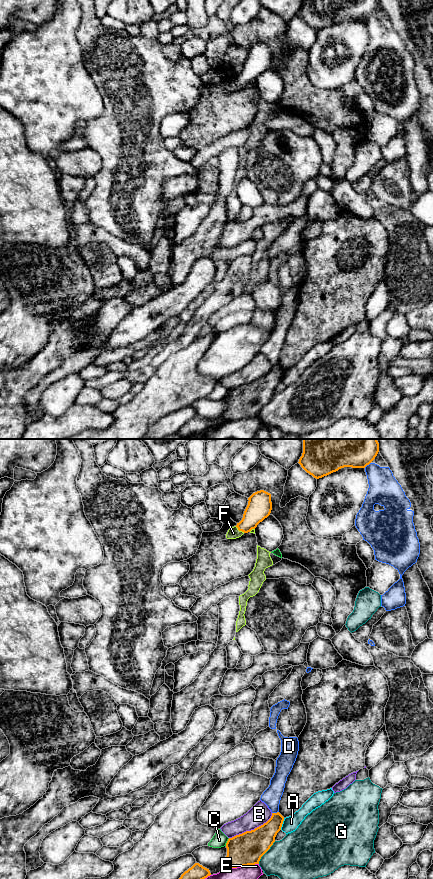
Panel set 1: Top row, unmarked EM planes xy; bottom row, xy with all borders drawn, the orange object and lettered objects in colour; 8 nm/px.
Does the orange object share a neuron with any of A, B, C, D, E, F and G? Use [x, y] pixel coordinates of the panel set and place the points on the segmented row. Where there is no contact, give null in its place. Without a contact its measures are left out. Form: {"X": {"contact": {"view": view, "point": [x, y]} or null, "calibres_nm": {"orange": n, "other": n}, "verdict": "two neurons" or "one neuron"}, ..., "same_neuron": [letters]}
{"A": {"contact": {"view": "xy", "point": [281, 824]}, "calibres_nm": {"orange": 220, "other": 120}, "verdict": "two neurons"}, "B": {"contact": {"view": "xy", "point": [251, 830]}, "calibres_nm": {"orange": 260, "other": 160}, "verdict": "two neurons"}, "C": {"contact": {"view": "xy", "point": [227, 842]}, "calibres_nm": {"orange": 260, "other": 120}, "verdict": "two neurons"}, "D": {"contact": {"view": "xy", "point": [275, 813]}, "calibres_nm": {"orange": 200, "other": 150}, "verdict": "two neurons"}, "E": {"contact": {"view": "xy", "point": [241, 866]}, "calibres_nm": {"orange": 260, "other": 110}, "verdict": "two neurons"}, "F": {"contact": {"view": "xy", "point": [240, 530]}, "calibres_nm": {"orange": 200, "other": 90}, "verdict": "one neuron"}, "G": {"contact": {"view": "xy", "point": [266, 851]}, "calibres_nm": {"orange": 260, "other": 360}, "verdict": "two neurons"}, "same_neuron": ["F"]}

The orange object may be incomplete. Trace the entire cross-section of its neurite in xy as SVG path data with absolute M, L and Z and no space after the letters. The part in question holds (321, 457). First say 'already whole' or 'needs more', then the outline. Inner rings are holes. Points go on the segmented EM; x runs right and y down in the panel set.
already whole; M303 439L303 453L298 463L307 473L319 479L344 467L365 468L378 452L377 439Z

